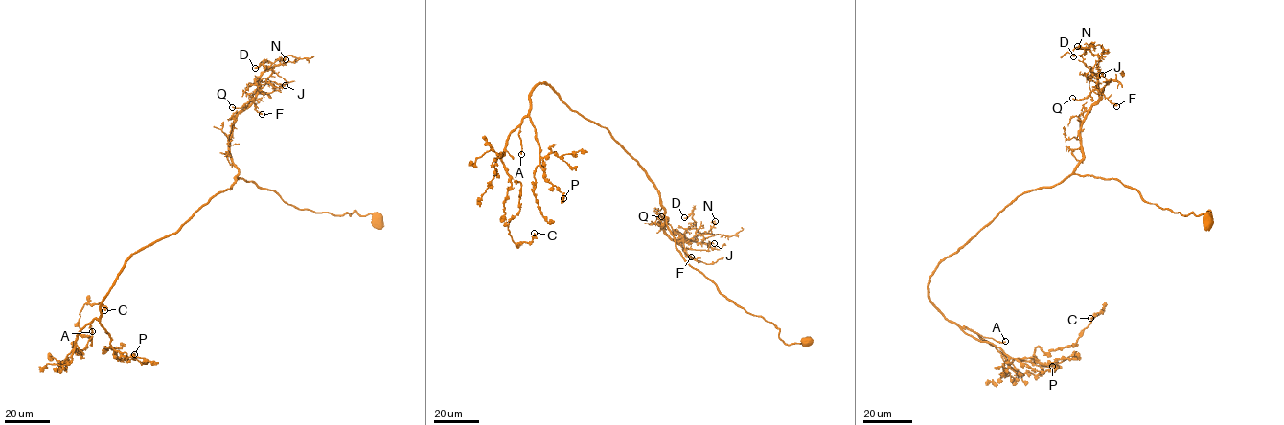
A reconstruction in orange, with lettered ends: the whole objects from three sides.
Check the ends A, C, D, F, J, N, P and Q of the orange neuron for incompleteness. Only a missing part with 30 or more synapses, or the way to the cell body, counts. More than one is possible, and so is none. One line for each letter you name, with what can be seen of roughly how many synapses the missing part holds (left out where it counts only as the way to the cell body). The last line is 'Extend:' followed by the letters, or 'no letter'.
A: Roughly 45 synapses
Extend: A

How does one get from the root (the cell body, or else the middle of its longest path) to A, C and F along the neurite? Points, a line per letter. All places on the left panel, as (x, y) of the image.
A: (377, 220), (355, 211), (299, 210), (272, 190), (236, 177), (176, 232), (131, 256), (92, 331)
C: (377, 220), (299, 210), (236, 177), (131, 256), (72, 351), (92, 342), (79, 325), (83, 305), (104, 310)
F: (377, 220), (355, 211), (299, 210), (272, 190), (238, 178), (229, 148), (233, 120), (253, 102), (262, 114)

